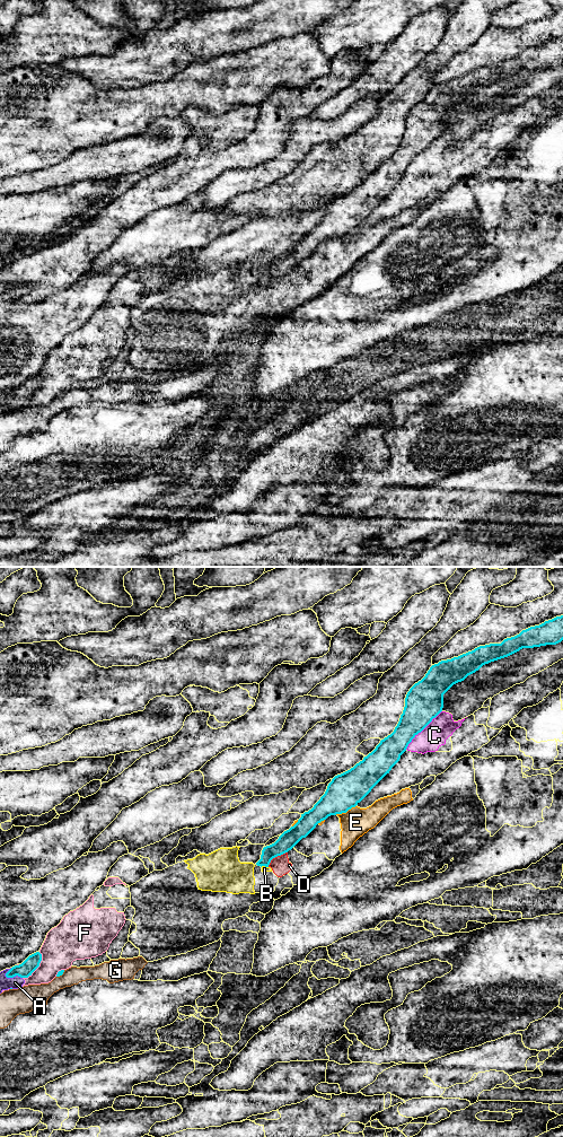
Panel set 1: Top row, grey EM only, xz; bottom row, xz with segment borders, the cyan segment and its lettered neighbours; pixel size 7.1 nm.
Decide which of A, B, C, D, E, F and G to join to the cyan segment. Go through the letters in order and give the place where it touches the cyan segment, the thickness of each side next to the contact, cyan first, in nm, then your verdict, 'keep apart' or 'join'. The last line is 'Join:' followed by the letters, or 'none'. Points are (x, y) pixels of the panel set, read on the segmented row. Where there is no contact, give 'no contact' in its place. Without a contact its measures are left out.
A: contact xz (12, 977); calibres 110 and 90 nm; keep apart
B: contact xz (264, 865); calibres 120 and 40 nm; keep apart
C: contact xz (422, 729); calibres 280 and 170 nm; keep apart
D: contact xz (275, 856); calibres 120 and 140 nm; keep apart
E: contact xz (345, 812); calibres 240 and 200 nm; keep apart
F: contact xz (37, 967); calibres 110 and 280 nm; keep apart
G: contact xz (61, 974); calibres 30 and 180 nm; keep apart
Join: none

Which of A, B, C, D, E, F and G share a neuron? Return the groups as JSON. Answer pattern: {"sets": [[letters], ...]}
{"sets": [["A", "F"], ["B", "D", "E"], ["C"], ["G"]]}

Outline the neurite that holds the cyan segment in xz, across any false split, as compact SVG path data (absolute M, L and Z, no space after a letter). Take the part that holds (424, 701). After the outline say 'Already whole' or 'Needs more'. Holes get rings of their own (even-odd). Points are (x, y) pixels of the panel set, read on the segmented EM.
M563 615L522 630L501 644L480 646L430 667L425 676L406 694L405 707L394 732L350 770L335 776L325 794L311 810L279 839L263 848L257 866L269 867L271 860L291 850L318 823L331 815L355 807L392 770L412 740L436 718L443 708L443 694L456 683L478 671L483 665L508 657L522 648L556 645L563 640Z. Already whole

